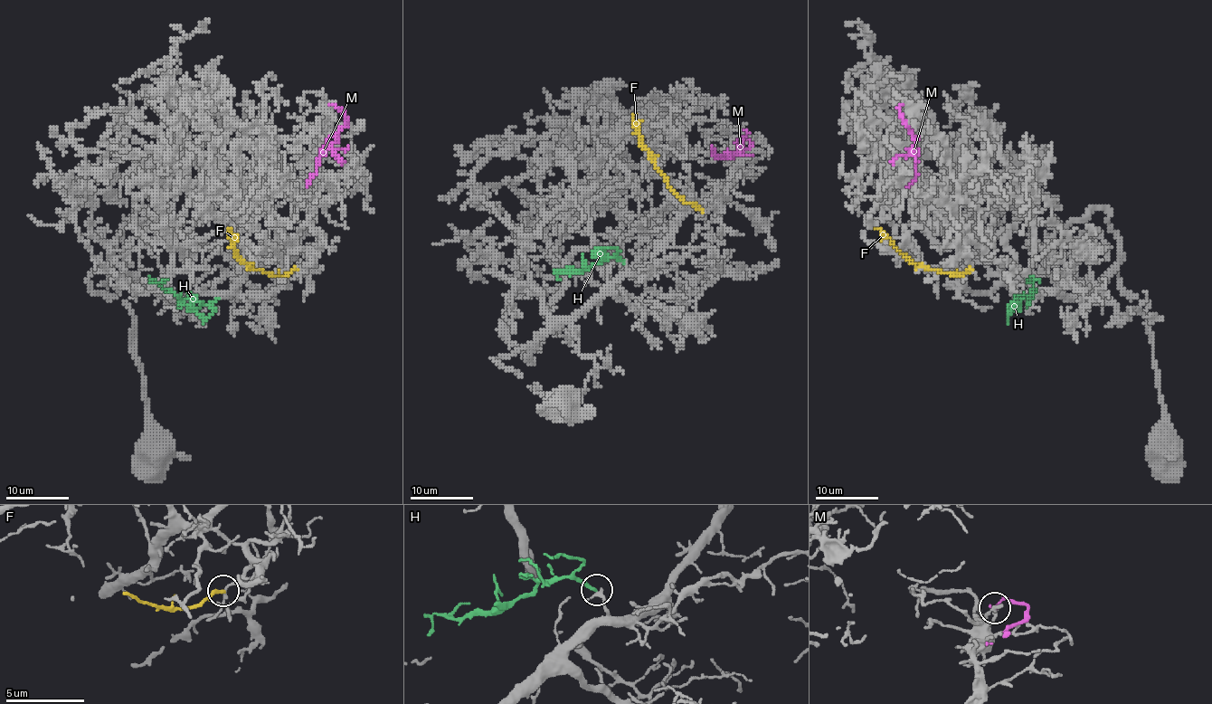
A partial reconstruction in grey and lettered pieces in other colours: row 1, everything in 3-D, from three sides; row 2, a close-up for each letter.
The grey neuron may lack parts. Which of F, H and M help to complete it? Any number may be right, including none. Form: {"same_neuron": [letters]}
{"same_neuron": ["H"]}

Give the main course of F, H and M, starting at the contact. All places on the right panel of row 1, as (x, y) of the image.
F: (970, 269), (963, 275), (916, 265), (878, 227), (874, 229)
H: (1021, 297), (1016, 303), (1022, 297), (1027, 299), (1034, 288), (1032, 283), (1040, 278)
M: (902, 104), (899, 110), (914, 140), (916, 157), (916, 176), (905, 187)

